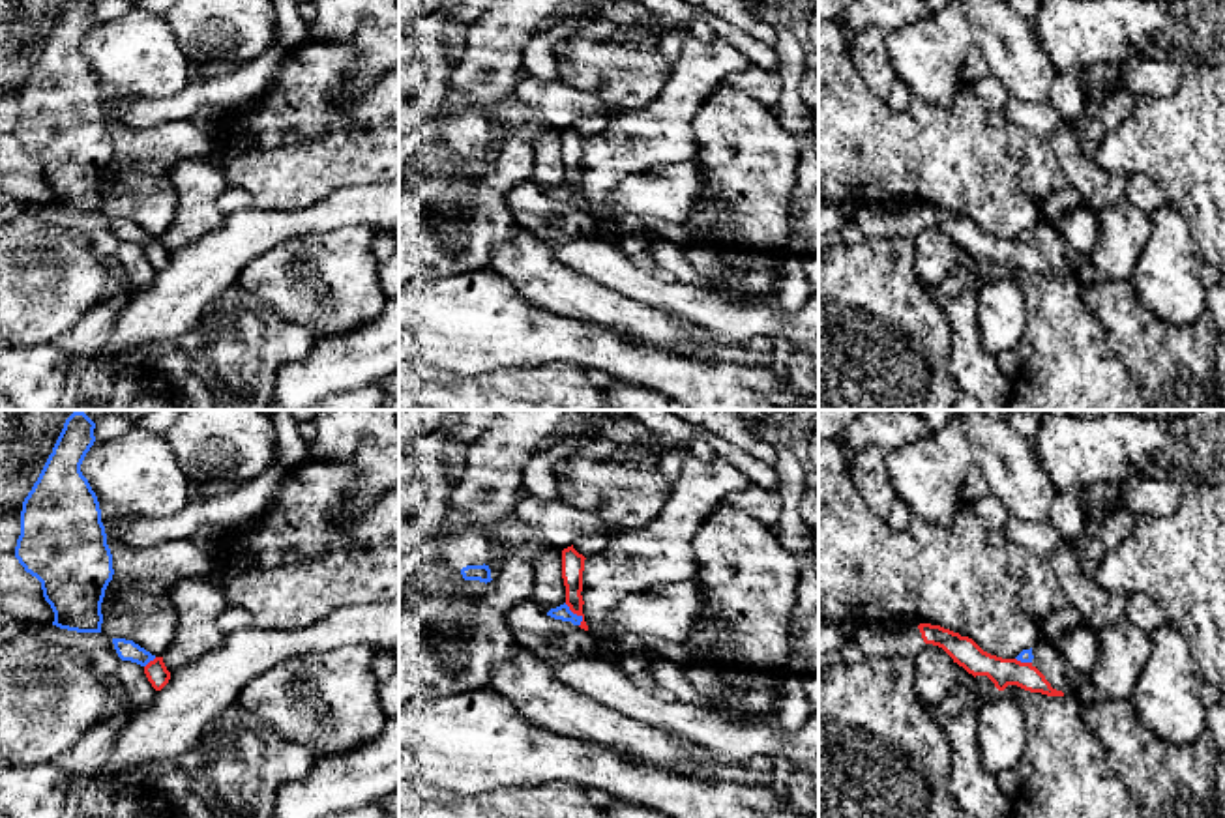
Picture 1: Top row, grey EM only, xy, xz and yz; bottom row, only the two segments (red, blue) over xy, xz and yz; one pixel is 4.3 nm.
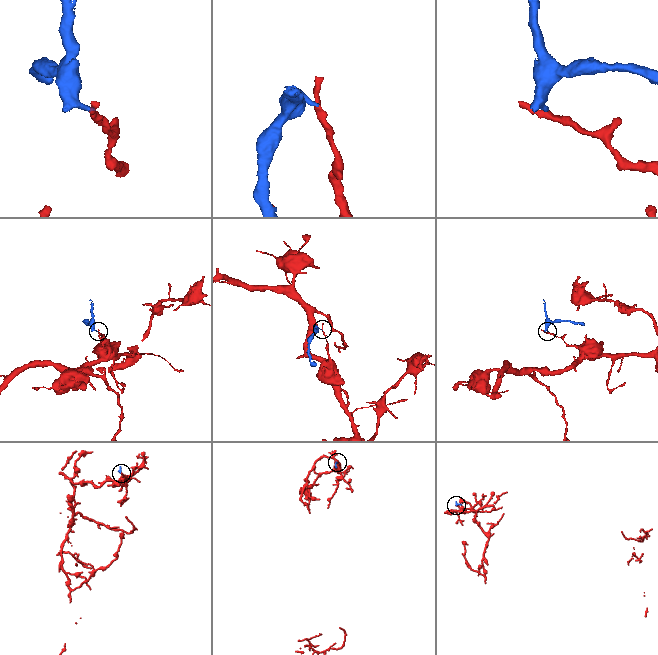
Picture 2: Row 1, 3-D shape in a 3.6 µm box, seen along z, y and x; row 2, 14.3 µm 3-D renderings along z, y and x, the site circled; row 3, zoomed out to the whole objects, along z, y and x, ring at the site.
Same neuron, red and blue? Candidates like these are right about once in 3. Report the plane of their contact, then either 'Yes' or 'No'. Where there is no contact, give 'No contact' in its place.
Touches red in xz. No

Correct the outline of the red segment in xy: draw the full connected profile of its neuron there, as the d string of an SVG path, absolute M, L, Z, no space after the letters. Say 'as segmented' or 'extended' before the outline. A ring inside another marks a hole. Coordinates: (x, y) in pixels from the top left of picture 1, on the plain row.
as segmented | M163 238L150 241L144 247L144 255L155 271L161 271L170 260L170 253L167 251Z

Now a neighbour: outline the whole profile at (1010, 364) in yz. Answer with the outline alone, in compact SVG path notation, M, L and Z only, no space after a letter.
M1015 350L995 356L995 359L996 359L1000 372L1008 376L1011 382L1015 382L1017 374L1023 369L1023 359L1015 354Z

